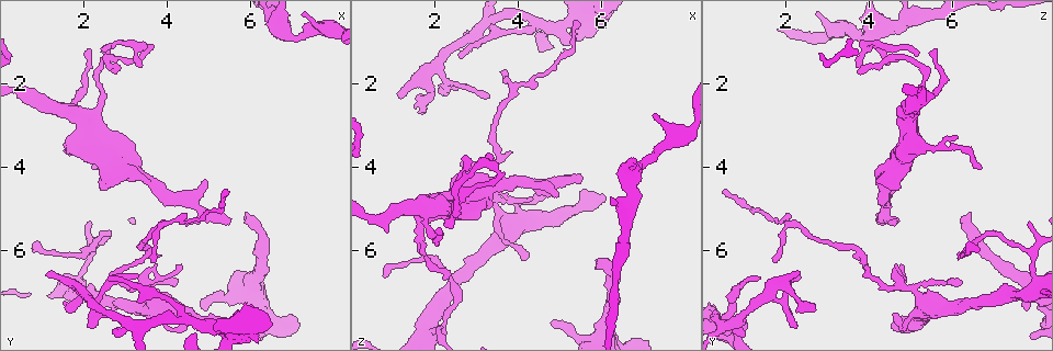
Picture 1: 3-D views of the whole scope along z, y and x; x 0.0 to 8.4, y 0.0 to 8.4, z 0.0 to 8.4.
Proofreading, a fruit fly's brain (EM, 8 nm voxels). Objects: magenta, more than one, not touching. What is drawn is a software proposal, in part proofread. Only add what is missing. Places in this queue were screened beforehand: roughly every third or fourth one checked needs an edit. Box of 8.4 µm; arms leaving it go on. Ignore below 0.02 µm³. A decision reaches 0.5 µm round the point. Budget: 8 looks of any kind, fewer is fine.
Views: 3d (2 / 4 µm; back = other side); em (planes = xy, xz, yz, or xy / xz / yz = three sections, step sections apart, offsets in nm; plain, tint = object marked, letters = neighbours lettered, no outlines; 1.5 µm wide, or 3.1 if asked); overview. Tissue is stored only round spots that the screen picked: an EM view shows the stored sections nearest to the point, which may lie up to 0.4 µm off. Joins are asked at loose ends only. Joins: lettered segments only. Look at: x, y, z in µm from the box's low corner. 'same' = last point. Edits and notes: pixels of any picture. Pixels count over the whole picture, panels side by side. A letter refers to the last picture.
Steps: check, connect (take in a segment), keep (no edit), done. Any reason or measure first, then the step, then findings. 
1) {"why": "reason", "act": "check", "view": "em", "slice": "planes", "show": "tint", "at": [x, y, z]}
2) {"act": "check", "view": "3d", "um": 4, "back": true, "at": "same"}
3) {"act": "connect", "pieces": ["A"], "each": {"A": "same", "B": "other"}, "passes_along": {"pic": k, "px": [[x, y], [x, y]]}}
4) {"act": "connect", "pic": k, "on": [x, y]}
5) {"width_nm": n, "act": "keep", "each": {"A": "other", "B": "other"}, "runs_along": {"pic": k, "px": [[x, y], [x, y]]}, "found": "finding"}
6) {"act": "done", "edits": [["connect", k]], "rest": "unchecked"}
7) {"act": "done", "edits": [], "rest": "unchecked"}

{"why": "an open end", "act": "check", "view": "3d", "um": 4, "at": [2.15, 7.80, 2.30]}

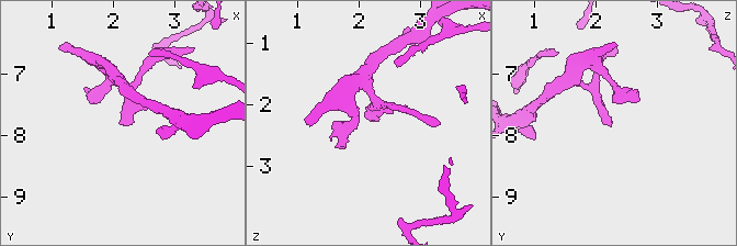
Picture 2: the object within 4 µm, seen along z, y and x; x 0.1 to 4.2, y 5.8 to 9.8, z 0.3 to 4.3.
{"why": "need the tissue", "act": "check", "view": "em", "slice": "planes", "show": "plain", "at": [2.15, 7.85, 2.30]}

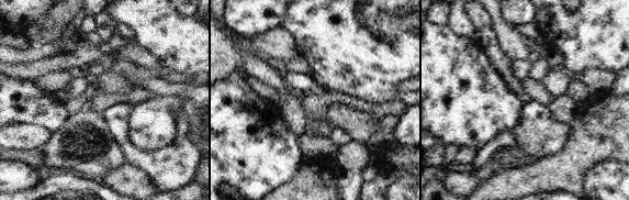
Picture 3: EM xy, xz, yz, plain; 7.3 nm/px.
{"why": "see the neighbours", "act": "check", "view": "em", "slice": "planes", "show": "letters", "at": "same"}

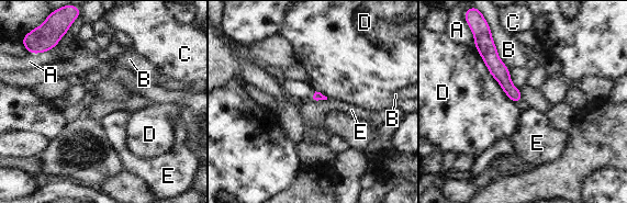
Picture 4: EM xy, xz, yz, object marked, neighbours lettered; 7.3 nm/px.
{"act": "keep", "each": {"A": "other", "B": "other", "C": "other", "D": "other", "E": "other"}, "border": {"pic": 4, "px": [[476, 49], [490, 75], [515, 103]]}, "found": "no lettered segment goes on from it"}

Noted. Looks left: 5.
{"why": "branch stops here", "act": "check", "view": "em", "slice": "planes", "show": "letters", "at": [4.35, 6.40, 4.70]}

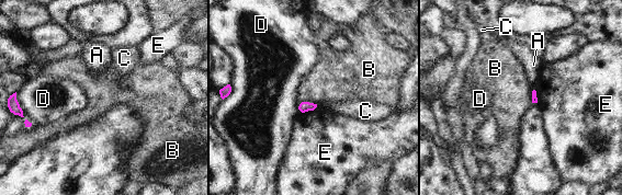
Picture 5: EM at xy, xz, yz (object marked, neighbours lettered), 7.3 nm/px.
{"act": "keep", "each": {"A": "other", "B": "other", "C": "other", "D": "other", "E": "other"}, "border": {"pic": 5, "px": [[300, 100], [306, 100], [316, 104]]}, "found": "none of them fits"}

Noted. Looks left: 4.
{"why": "an open end", "act": "check", "view": "em", "slice": "planes", "show": "letters", "at": [6.10, 7.65, 4.75]}

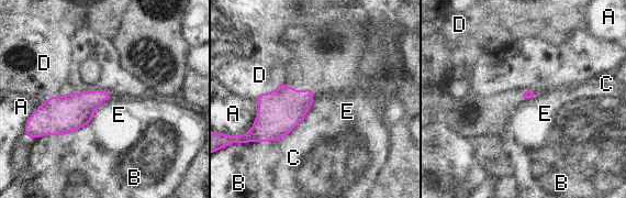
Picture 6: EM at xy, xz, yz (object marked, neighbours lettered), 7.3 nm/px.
{"act": "keep", "each": {"A": "other", "B": "other", "C": "other", "D": "other", "E": "other"}, "found": "none of them fits"}

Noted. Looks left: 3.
{"act": "done", "edits": [], "rest": "unchecked"}

